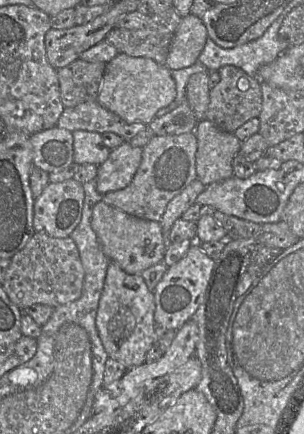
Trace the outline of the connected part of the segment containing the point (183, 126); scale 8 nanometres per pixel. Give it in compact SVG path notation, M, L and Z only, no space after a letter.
M185 99L171 112L161 117L155 117L148 128L153 136L180 135L195 131L198 122Z

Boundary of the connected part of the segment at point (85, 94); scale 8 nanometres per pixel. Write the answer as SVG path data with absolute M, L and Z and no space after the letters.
M77 59L57 69L60 98L64 107L75 107L88 101L97 101L106 63Z

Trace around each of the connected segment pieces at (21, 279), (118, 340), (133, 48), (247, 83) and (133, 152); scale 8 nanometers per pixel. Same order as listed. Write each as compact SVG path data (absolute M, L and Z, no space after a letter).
M35 232L26 246L10 259L2 287L10 301L20 309L36 304L56 308L79 299L83 284L84 269L73 239Z
M110 261L100 297L96 327L105 351L127 369L145 363L147 352L155 344L154 294L140 274L128 274Z
M173 8L152 14L149 22L140 29L114 27L105 40L119 53L132 57L146 57L159 65L166 65L166 59L174 34L182 17Z
M233 65L221 67L218 73L220 80L215 87L210 89L205 118L221 130L234 133L248 120L258 118L262 109L261 82L257 77L250 76Z
M128 141L112 149L106 161L98 166L97 191L105 195L126 188L141 163L142 152L143 148L134 147Z

